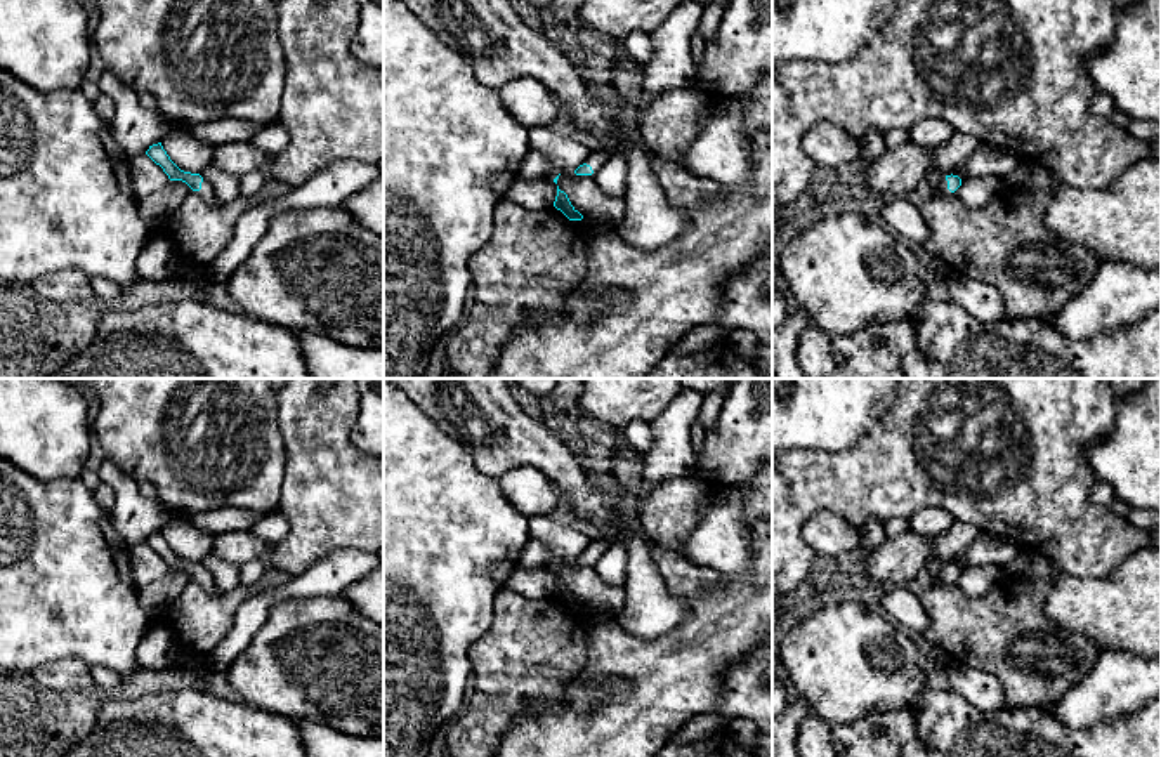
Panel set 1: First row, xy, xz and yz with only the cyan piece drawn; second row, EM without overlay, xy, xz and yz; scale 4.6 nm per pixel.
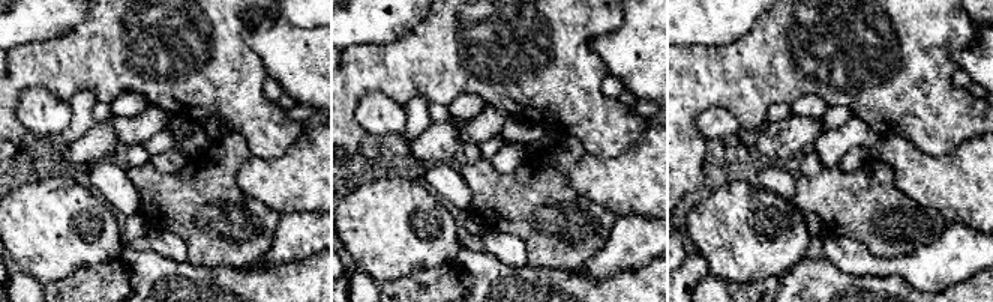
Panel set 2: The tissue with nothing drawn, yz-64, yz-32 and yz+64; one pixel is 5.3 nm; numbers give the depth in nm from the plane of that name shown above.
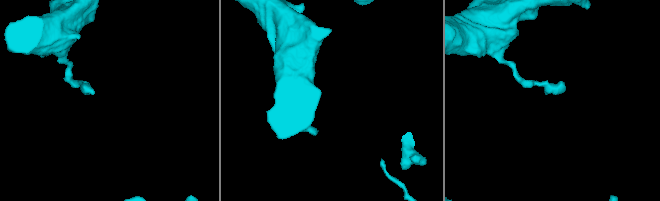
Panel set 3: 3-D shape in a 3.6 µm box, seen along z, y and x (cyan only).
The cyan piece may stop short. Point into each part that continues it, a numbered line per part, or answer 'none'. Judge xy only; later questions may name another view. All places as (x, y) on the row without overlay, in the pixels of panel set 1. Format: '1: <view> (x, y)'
1: xy (207, 580)

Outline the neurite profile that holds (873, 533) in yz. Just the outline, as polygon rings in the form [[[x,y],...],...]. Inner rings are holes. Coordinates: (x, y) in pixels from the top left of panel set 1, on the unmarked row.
[[[866,519],[864,528],[861,531],[861,545],[859,547],[873,552],[885,540],[887,540],[885,523],[880,519]]]

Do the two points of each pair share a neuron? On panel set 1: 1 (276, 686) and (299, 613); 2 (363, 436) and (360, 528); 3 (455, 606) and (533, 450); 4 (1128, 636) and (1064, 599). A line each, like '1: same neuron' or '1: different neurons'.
1: same neuron
2: different neurons
3: different neurons
4: same neuron

